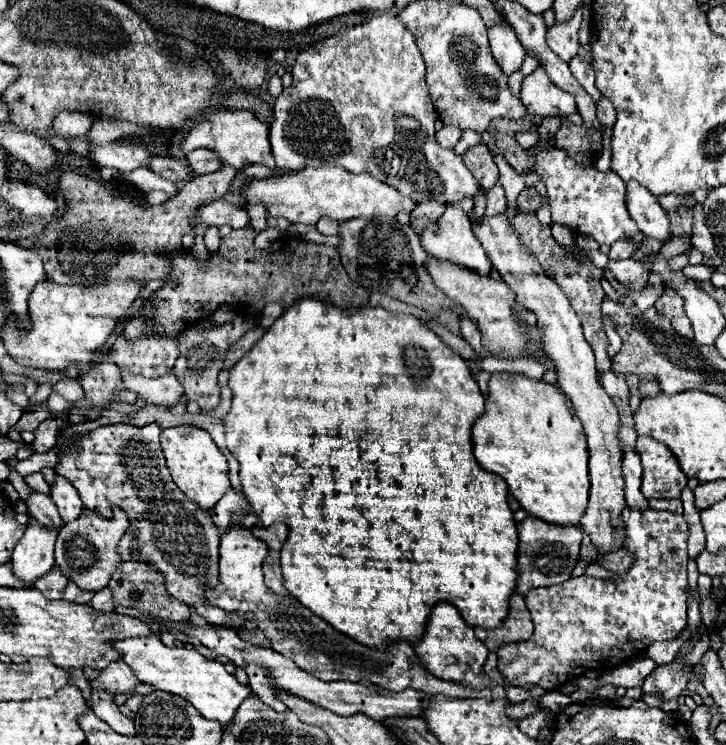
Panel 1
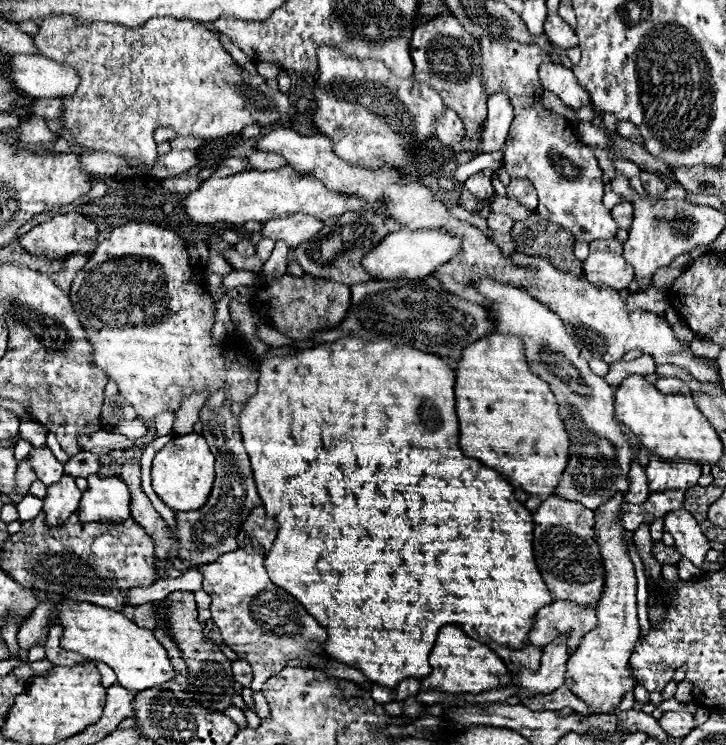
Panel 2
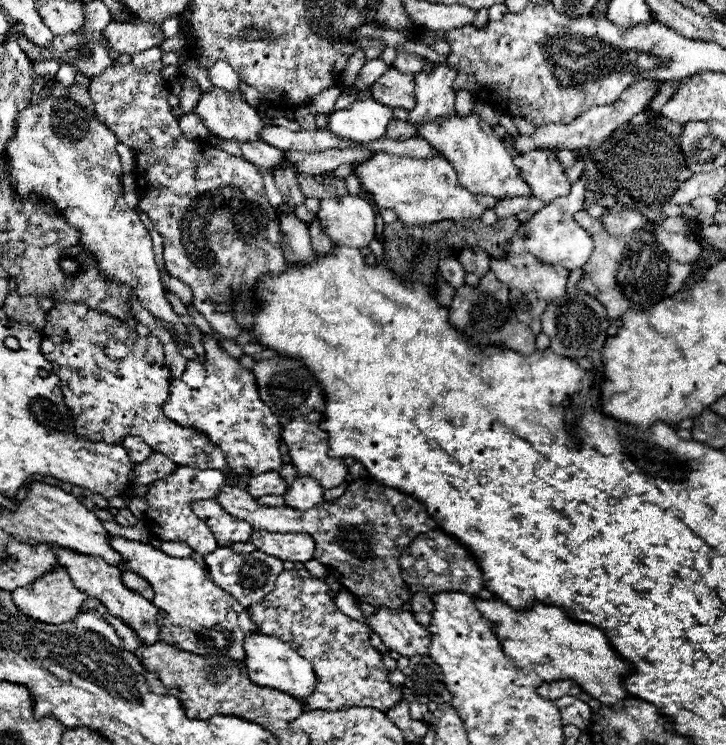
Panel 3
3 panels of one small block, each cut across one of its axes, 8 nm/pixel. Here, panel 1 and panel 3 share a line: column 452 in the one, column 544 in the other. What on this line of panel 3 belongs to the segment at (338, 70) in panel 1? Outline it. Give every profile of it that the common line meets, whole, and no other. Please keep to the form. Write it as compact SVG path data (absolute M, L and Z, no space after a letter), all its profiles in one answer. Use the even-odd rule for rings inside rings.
M532 150L528 154L522 154L514 158L514 162L520 168L522 180L532 188L532 194L546 204L554 198L568 196L570 184L566 180L564 168L554 158L552 152Z

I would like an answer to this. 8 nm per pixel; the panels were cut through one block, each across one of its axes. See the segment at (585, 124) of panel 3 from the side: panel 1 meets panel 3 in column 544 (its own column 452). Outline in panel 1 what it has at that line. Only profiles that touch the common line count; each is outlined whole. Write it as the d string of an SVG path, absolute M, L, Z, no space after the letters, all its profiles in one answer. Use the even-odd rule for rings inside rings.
M444 124L444 128L438 130L438 134L436 134L438 144L444 146L444 148L448 148L448 150L452 150L458 144L460 138L462 138L462 130L456 128L456 126L452 126L452 124Z

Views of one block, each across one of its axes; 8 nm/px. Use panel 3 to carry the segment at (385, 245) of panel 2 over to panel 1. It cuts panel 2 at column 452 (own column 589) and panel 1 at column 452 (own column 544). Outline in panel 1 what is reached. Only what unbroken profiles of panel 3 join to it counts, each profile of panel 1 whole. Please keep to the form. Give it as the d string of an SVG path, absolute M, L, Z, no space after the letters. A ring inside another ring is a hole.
M446 206L444 214L438 218L438 230L432 232L432 230L424 230L420 234L420 244L424 248L424 252L428 256L434 256L438 260L450 260L454 264L460 264L468 270L474 270L482 276L488 276L490 270L492 270L492 264L482 248L482 244L476 240L472 228L470 228L470 220L468 220L468 214L460 208L454 208L454 206Z

